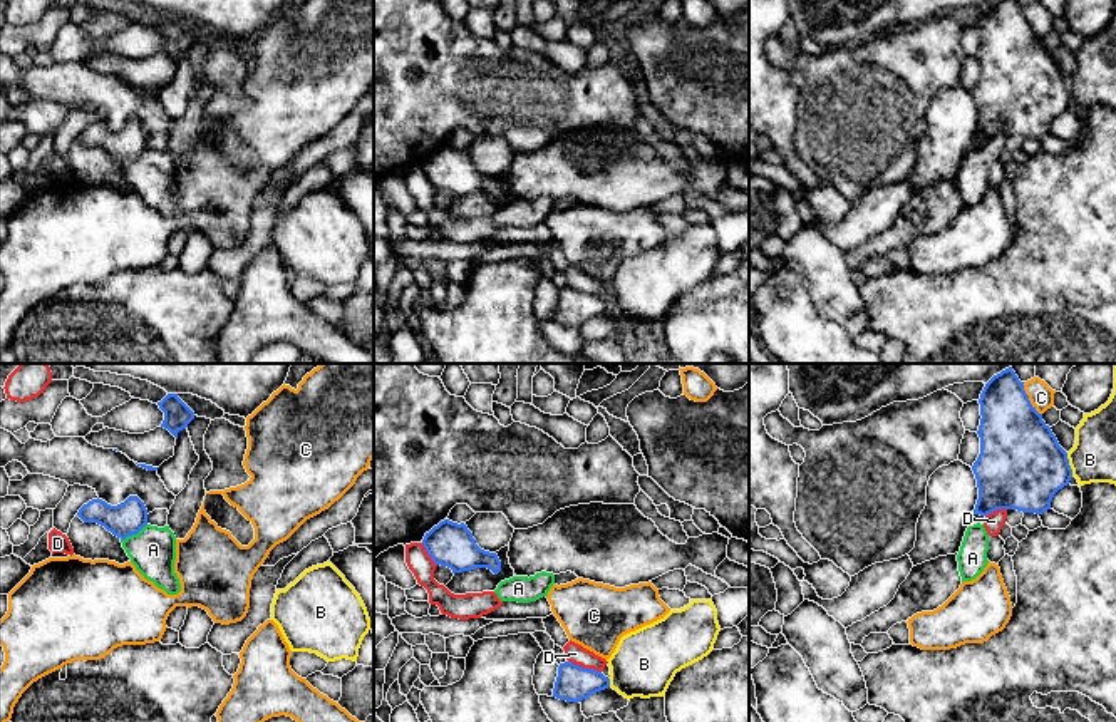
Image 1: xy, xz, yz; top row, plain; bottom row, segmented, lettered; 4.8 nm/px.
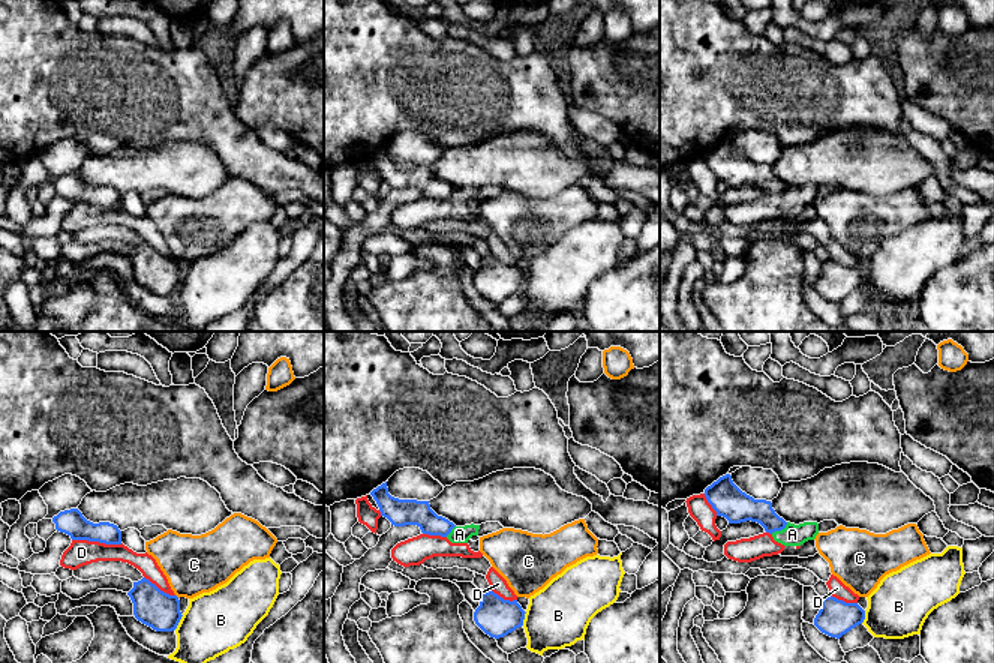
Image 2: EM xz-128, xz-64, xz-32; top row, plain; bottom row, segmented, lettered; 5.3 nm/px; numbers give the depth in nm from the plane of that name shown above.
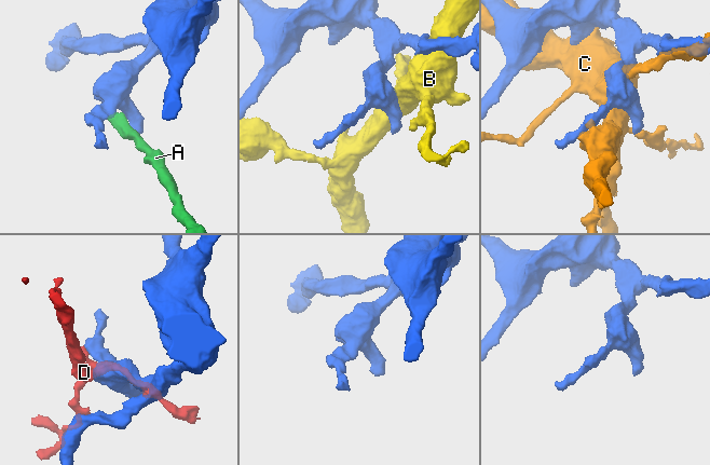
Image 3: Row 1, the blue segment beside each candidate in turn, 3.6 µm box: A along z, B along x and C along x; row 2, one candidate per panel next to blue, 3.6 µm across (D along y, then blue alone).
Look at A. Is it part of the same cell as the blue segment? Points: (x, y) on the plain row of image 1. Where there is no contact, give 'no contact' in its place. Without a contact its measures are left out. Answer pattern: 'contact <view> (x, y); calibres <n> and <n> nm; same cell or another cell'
contact xy (133, 158); calibres 160 and 220 nm; another cell

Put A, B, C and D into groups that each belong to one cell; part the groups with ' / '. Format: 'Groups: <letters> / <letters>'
Groups: A D / B / C

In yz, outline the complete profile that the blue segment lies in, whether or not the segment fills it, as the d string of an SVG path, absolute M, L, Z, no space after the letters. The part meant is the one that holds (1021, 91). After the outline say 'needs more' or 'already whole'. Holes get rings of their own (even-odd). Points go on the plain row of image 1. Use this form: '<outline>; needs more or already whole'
M994 0L980 23L980 79L972 90L979 124L974 139L987 141L997 134L1042 139L1051 134L1054 119L1069 109L1072 94L1067 77L1059 70L1042 39L1031 28L1017 0Z; already whole

